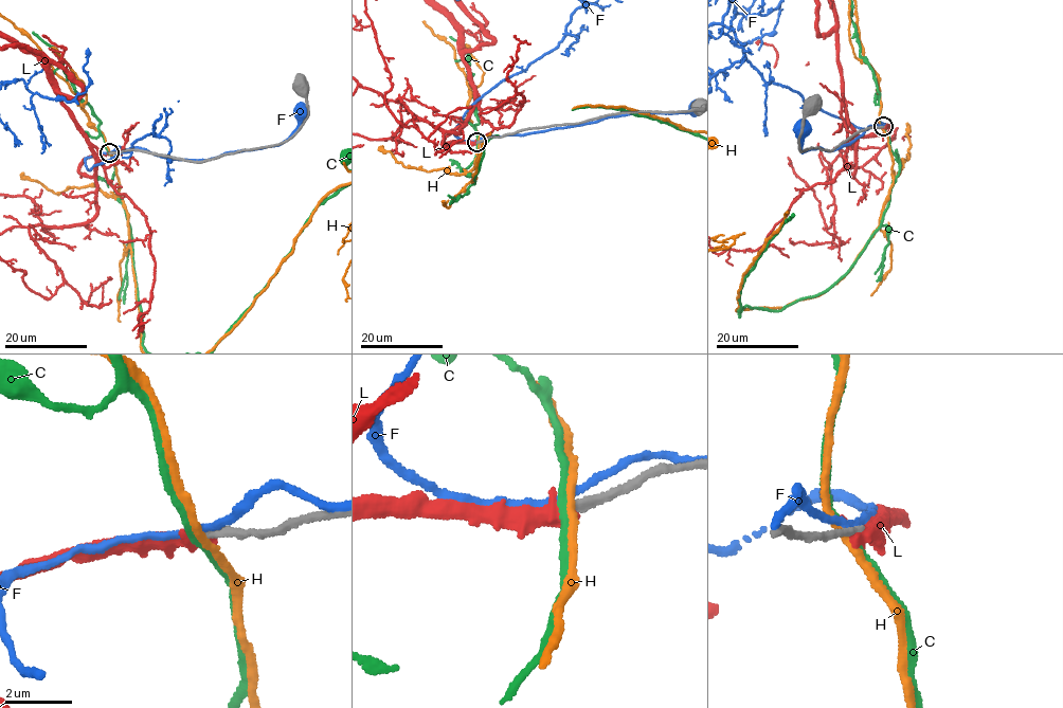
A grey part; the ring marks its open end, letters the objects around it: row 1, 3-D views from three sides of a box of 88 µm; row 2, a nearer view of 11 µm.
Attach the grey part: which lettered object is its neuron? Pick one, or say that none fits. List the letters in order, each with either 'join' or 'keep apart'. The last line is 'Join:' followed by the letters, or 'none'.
C: keep apart
F: keep apart
H: keep apart
L: keep apart
Join: none

